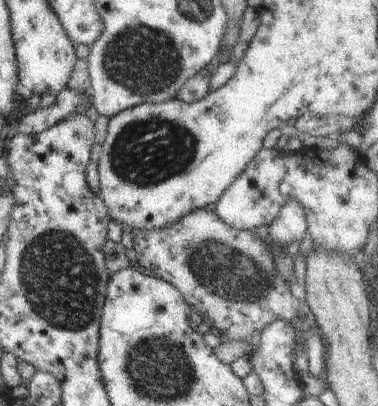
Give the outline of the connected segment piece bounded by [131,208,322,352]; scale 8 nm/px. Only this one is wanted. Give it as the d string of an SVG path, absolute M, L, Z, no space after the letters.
M206 208L191 212L169 227L153 231L132 230L131 235L133 248L136 250L136 262L156 272L162 280L175 286L194 311L200 312L213 331L224 341L246 340L252 346L252 350L256 351L261 344L261 332L276 321L291 324L295 332L300 330L300 334L295 334L295 352L300 350L306 352L306 342L310 332L318 334L322 340L311 308L290 293L289 284L280 276L275 265L272 246L266 240L262 241L256 235L255 229L234 228L224 222L212 208Z

